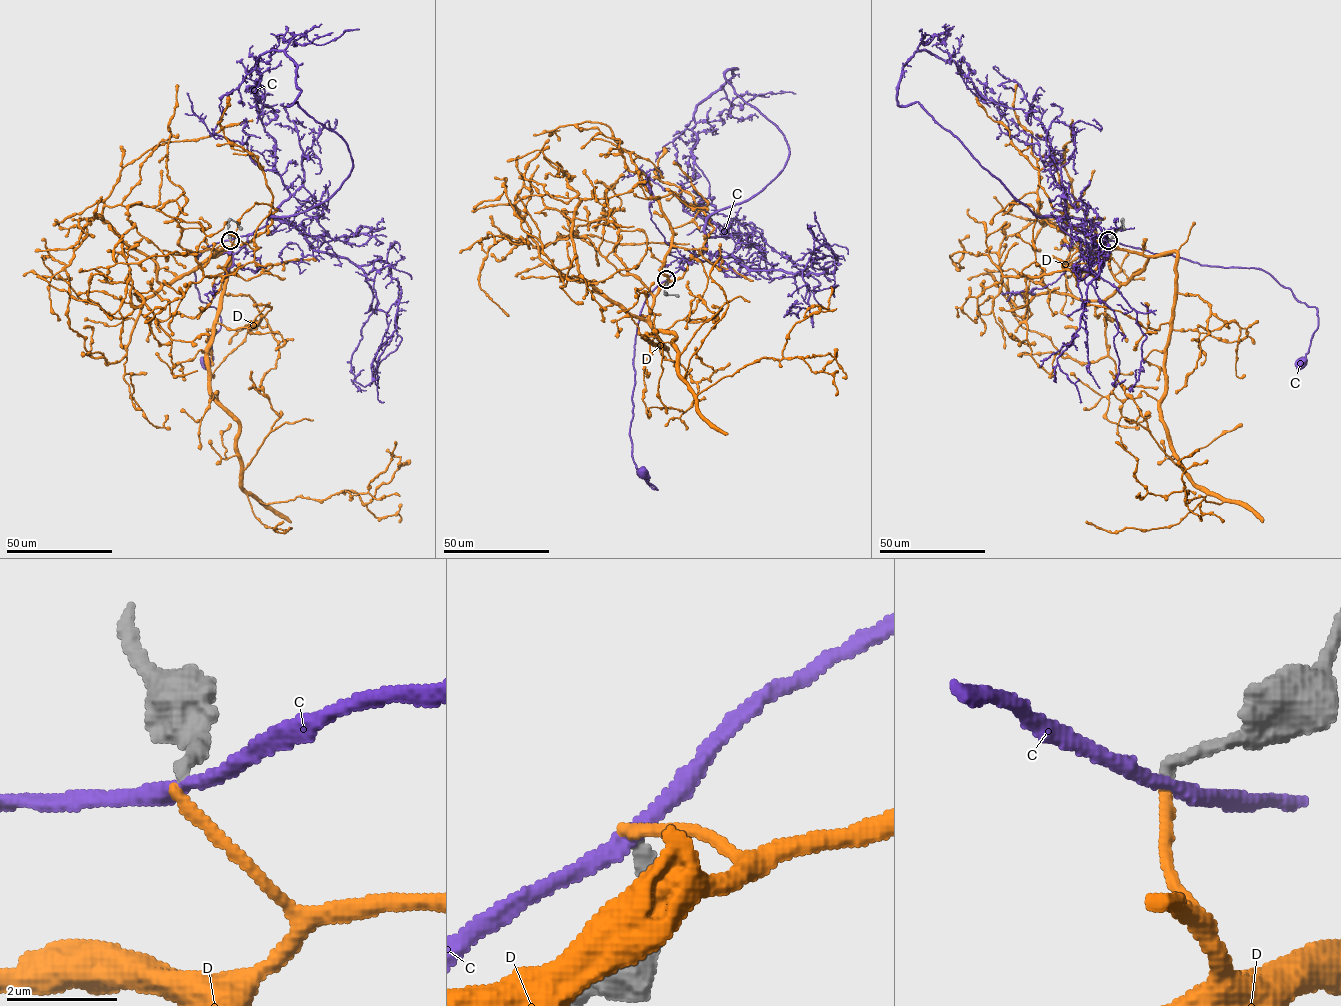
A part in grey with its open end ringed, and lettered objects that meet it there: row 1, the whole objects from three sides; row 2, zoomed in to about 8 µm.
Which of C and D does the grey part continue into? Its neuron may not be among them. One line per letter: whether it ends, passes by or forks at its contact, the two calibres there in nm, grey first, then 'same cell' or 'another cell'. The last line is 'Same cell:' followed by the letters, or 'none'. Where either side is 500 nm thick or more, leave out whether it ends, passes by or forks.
C: it passes by | 240/280 nm | another cell
D: it ends | 240/200 nm | same cell
Same cell: D

